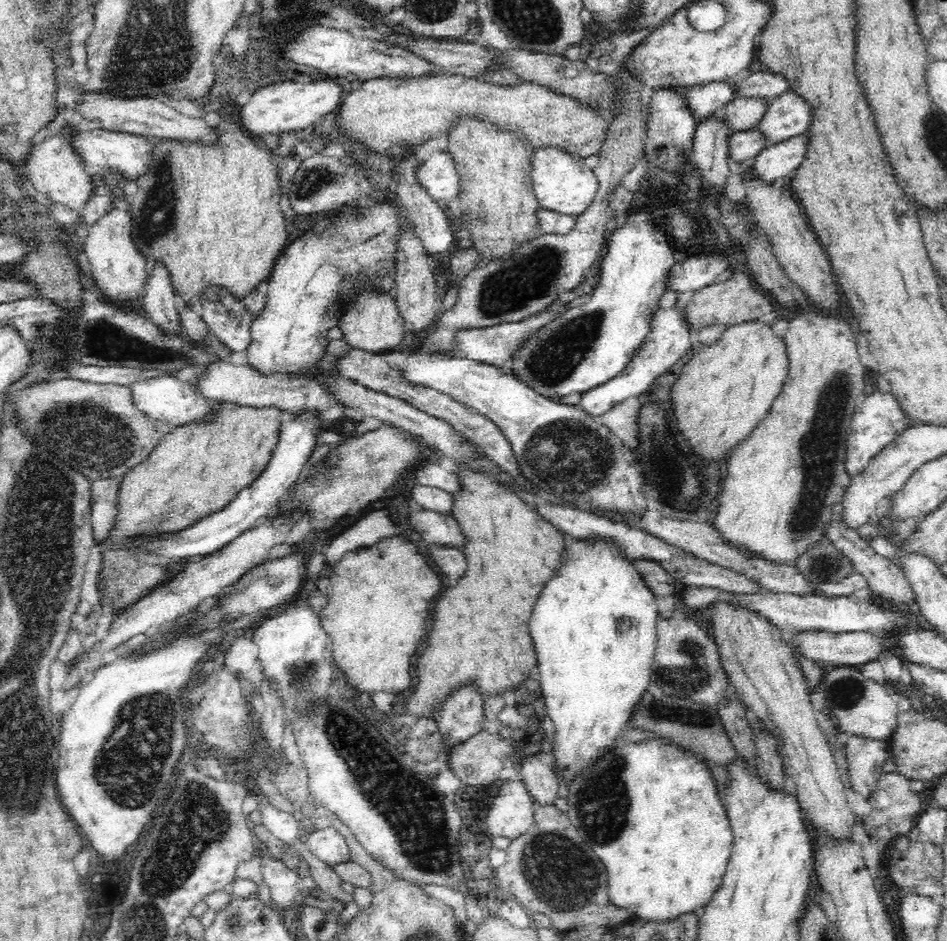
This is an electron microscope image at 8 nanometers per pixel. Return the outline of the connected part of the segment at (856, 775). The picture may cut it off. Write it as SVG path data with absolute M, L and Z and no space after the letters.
M850 734L847 741L848 774L852 789L864 798L875 789L882 776L884 764L891 758L889 740Z

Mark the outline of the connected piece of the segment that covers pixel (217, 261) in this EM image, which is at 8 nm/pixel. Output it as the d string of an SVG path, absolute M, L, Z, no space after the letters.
M220 110L220 118L218 122L212 126L212 140L178 140L178 138L157 138L152 141L153 147L149 159L147 160L145 169L135 179L137 192L134 196L133 206L133 236L136 245L140 247L144 255L150 254L155 258L166 260L168 267L172 272L174 279L174 287L180 291L183 300L197 301L201 286L206 280L214 279L214 283L224 285L234 291L236 295L243 296L248 289L260 284L273 272L274 266L281 258L284 248L286 248L286 240L288 240L288 220L280 208L280 198L282 195L282 178L278 173L278 160L276 160L276 152L274 148L270 148L266 144L264 136L258 136L252 131L248 131L244 127L244 123L240 120L240 114L236 114L236 110L226 112Z

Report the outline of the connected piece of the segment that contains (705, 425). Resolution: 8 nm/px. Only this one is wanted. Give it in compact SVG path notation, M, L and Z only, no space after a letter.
M754 317L751 319L744 319L741 321L734 321L732 324L725 325L723 328L722 336L718 340L712 342L712 344L703 344L702 347L698 349L698 352L695 352L690 360L686 361L686 364L682 367L680 378L678 382L674 384L674 408L676 408L676 418L680 422L680 428L688 434L694 450L706 458L720 458L722 452L730 446L735 446L735 444L743 437L746 436L751 428L754 428L754 425L760 420L772 406L774 400L782 387L784 386L785 380L790 372L790 357L788 356L788 346L784 336L776 334L774 332L774 326L768 324L768 322L762 322L760 317Z

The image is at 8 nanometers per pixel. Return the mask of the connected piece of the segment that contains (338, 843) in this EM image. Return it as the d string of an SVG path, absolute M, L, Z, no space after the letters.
M328 827L312 831L308 832L310 836L307 839L307 854L314 854L331 866L340 862L352 862L349 844L336 828Z

